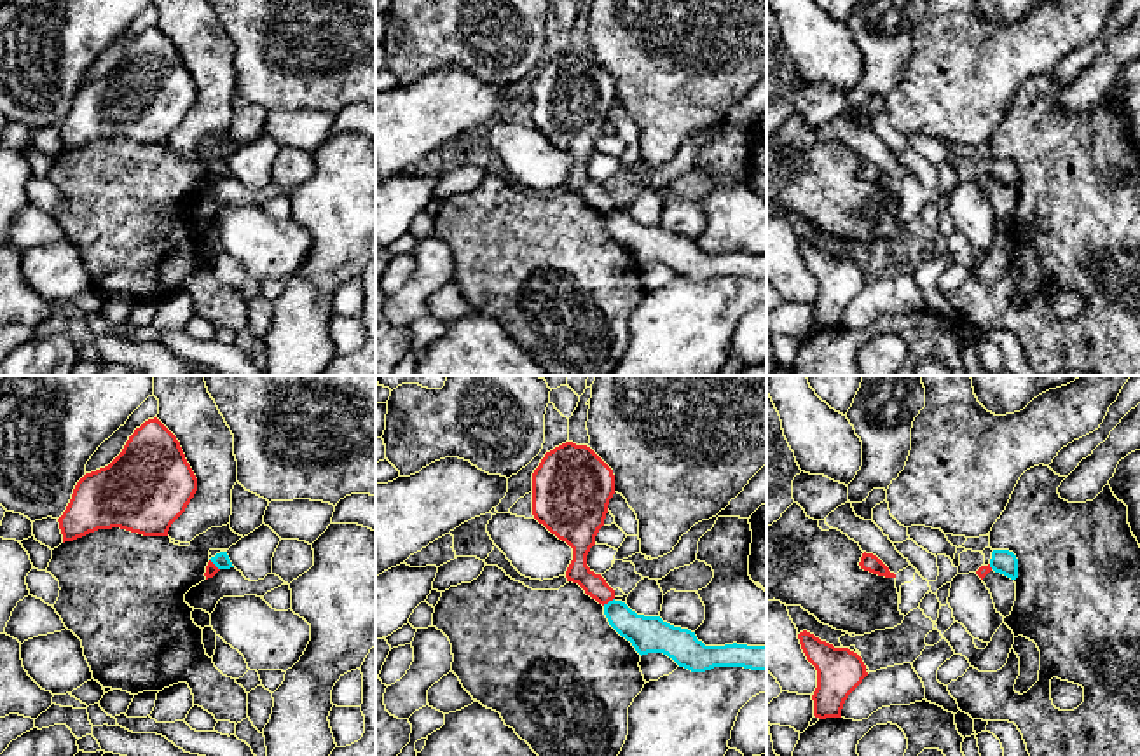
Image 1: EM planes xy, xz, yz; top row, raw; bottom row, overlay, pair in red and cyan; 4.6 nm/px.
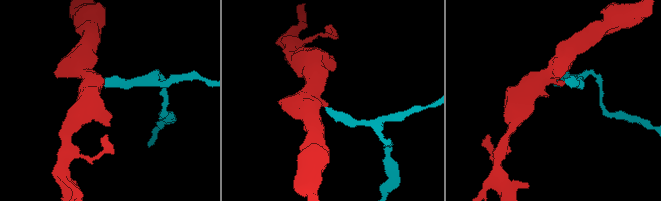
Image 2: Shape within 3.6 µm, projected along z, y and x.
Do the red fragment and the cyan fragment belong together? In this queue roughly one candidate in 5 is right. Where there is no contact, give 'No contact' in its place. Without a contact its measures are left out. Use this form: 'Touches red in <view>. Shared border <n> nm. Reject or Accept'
Touches red in xz. Shared border 70 nm. Reject

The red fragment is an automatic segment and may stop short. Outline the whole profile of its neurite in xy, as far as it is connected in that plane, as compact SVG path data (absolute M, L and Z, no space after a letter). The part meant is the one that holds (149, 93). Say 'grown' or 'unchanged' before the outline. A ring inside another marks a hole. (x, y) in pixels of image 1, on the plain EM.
unchanged; M157 28L145 30L105 77L86 82L58 127L65 150L120 136L168 145L197 100L197 87L176 45Z

